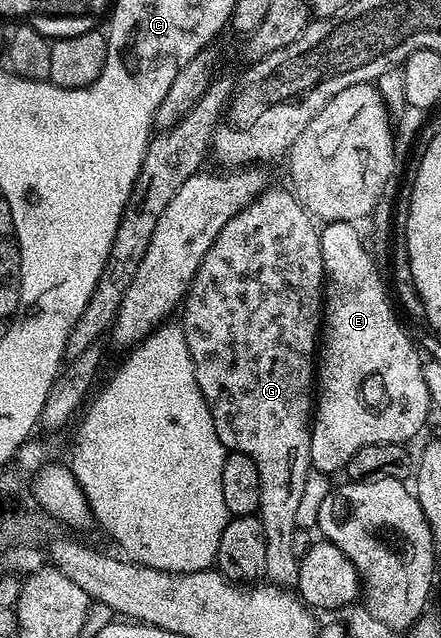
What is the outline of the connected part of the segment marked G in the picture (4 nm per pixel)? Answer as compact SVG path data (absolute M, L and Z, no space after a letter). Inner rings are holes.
M268 187L255 201L248 203L228 223L224 223L224 231L216 235L212 247L208 247L208 255L200 263L196 275L190 284L190 290L180 306L180 324L184 331L184 339L188 339L188 351L192 355L192 363L196 371L196 383L200 383L200 391L208 403L208 411L212 415L212 423L216 427L216 435L220 443L235 453L243 453L256 463L260 471L260 507L257 517L262 520L264 539L266 540L265 576L275 585L290 587L298 580L298 563L300 558L292 553L289 542L290 533L296 528L296 507L300 504L304 492L305 479L311 473L310 463L310 427L312 424L312 382L316 377L316 342L320 337L322 311L324 308L324 263L320 255L319 226L311 217L289 188L274 189Z

